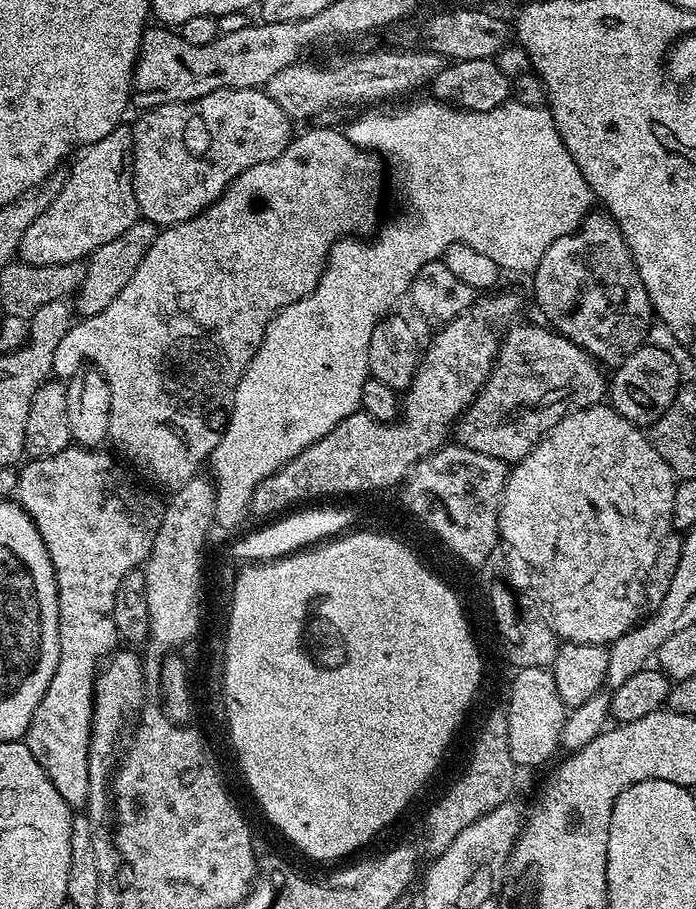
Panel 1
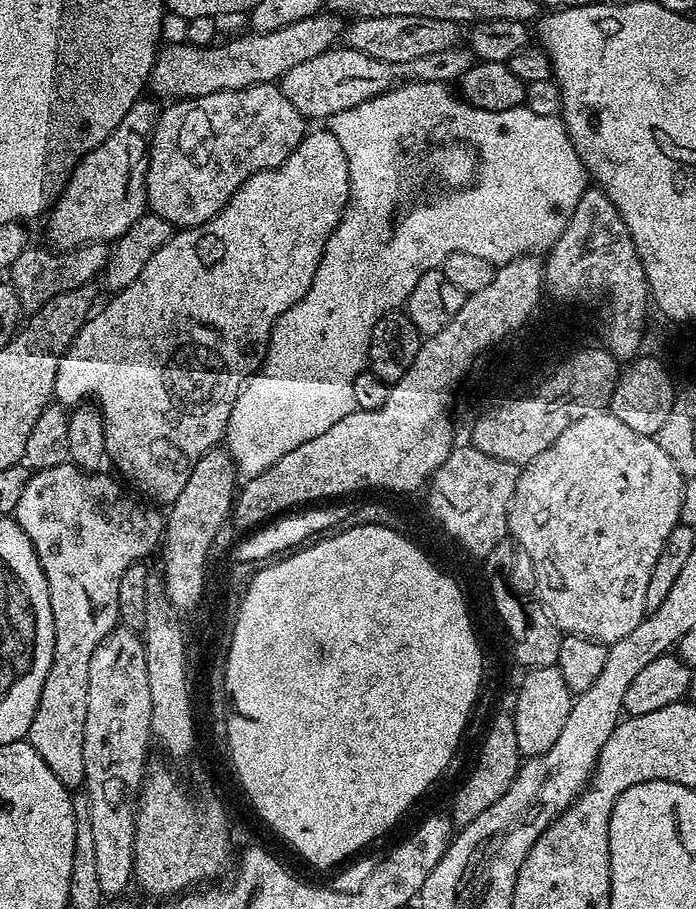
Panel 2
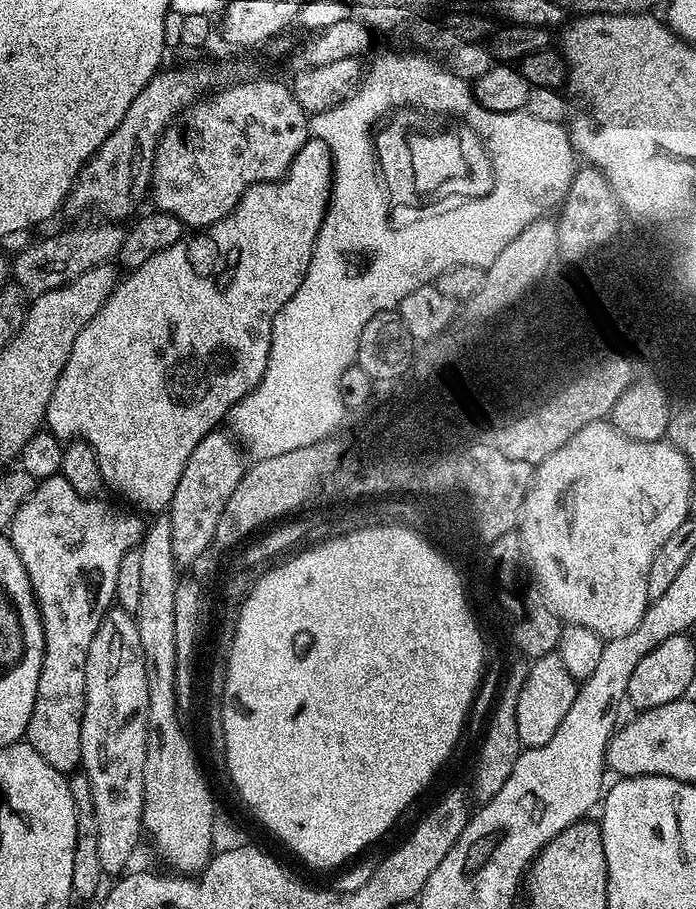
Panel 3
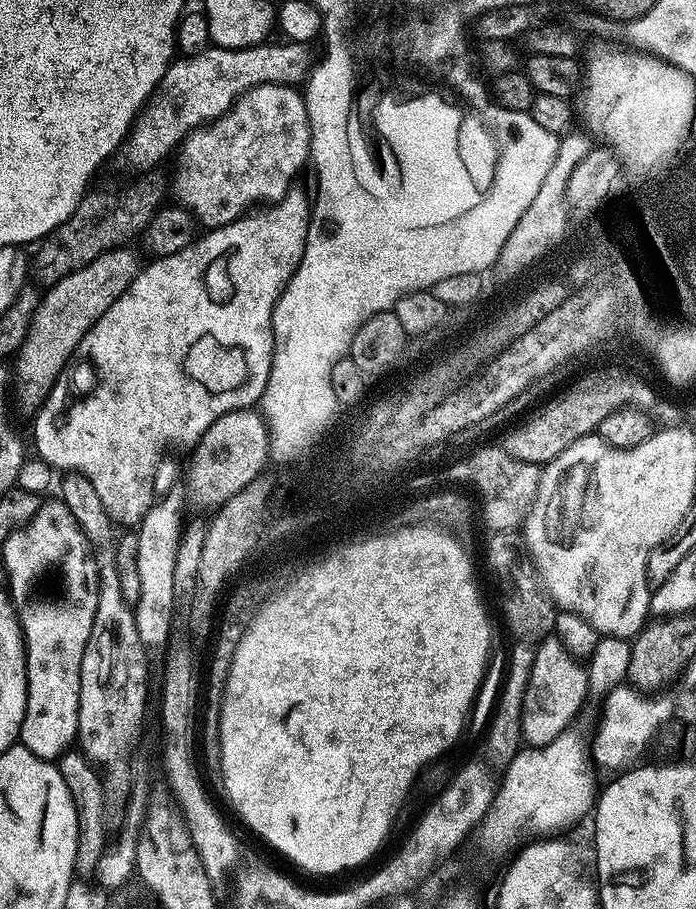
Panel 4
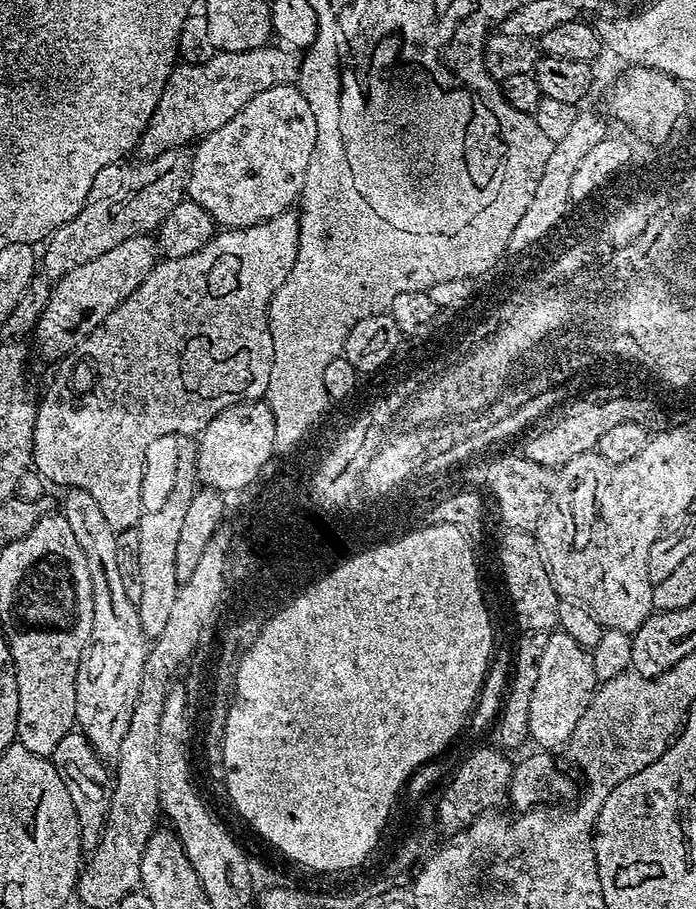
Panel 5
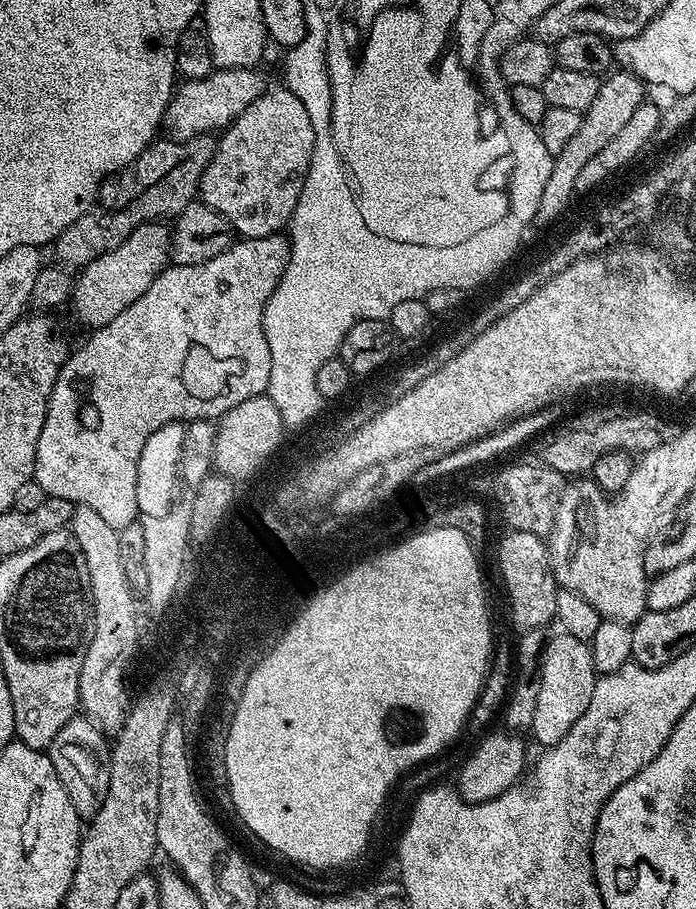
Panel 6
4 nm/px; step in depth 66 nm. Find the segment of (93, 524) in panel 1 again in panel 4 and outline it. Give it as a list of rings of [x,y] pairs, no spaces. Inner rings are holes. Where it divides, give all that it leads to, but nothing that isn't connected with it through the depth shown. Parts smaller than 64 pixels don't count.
[[[59,498],[45,499],[36,513],[19,528],[15,528],[2,545],[4,566],[8,570],[8,582],[12,586],[10,594],[18,605],[28,666],[28,697],[19,743],[38,754],[38,758],[53,762],[59,761],[77,739],[82,654],[86,654],[86,642],[90,642],[90,630],[94,626],[94,614],[98,610],[100,573],[97,561],[92,561],[92,556],[88,553],[88,546],[89,538],[84,535],[74,514]]]

